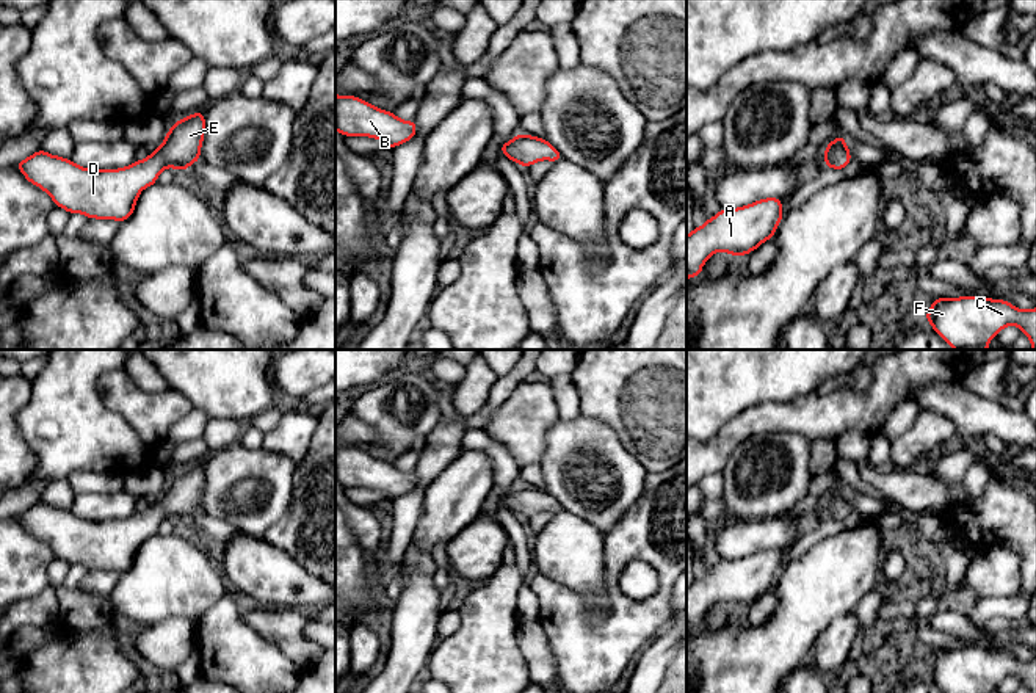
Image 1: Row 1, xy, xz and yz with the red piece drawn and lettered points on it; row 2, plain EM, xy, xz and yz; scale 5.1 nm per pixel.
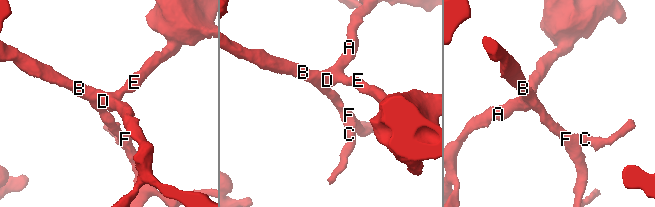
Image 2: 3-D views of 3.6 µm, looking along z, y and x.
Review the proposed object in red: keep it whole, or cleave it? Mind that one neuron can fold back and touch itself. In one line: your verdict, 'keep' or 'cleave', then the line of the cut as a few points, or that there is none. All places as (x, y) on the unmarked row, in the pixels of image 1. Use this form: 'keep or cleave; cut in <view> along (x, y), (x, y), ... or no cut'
keep; no cut

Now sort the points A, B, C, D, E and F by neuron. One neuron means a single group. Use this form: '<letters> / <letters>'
A B C D E F

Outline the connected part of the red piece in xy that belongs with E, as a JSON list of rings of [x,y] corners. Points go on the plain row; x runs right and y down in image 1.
[[[197,463],[172,475],[161,497],[147,510],[125,519],[82,519],[71,510],[42,500],[14,517],[69,566],[83,564],[88,571],[124,574],[132,568],[141,541],[152,538],[165,519],[183,524],[201,511],[204,484],[205,467],[204,463]]]

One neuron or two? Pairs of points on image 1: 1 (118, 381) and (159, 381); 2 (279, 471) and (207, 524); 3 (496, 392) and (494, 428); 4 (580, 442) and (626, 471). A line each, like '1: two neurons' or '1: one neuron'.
1: two neurons
2: two neurons
3: two neurons
4: one neuron

